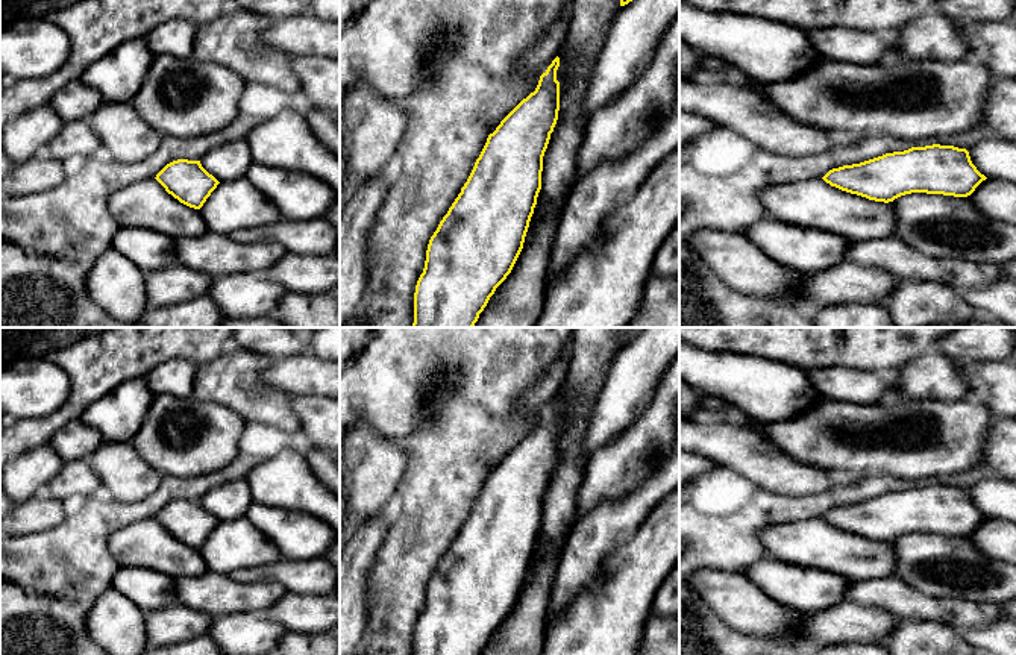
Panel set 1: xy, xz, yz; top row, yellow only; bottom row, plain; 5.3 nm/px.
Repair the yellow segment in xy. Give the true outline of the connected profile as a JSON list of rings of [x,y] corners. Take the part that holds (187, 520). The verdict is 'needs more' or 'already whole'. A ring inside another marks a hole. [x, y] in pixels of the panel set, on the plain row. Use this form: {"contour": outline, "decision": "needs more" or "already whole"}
{"contour": [[[177,499],[167,503],[155,517],[180,543],[200,549],[220,523],[200,500]]], "decision": "already whole"}

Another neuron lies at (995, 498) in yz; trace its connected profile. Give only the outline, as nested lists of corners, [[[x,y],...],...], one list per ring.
[[[993,476],[980,481],[969,490],[977,509],[987,519],[1016,523],[1016,482]]]

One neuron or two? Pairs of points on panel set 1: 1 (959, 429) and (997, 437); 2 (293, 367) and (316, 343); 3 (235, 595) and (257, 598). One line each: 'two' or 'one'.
1: two
2: two
3: one

